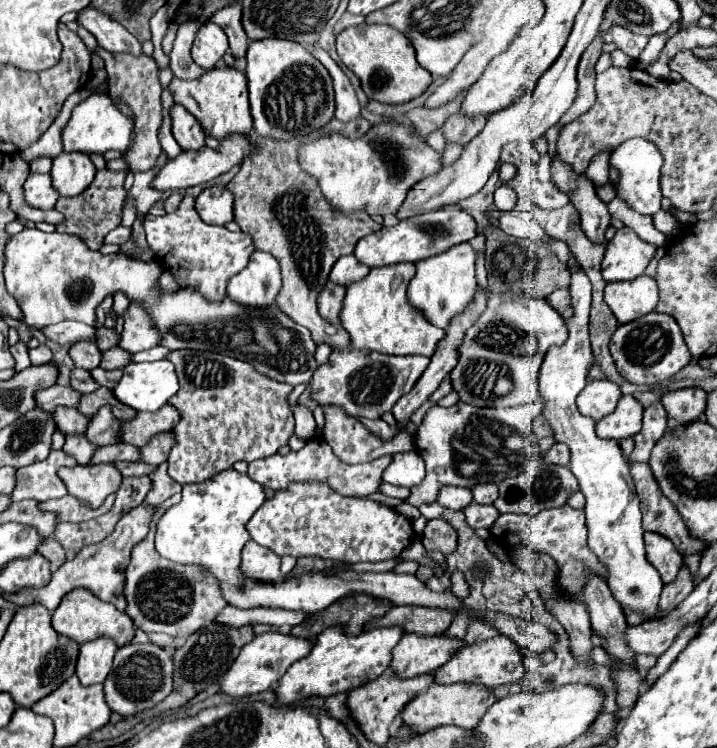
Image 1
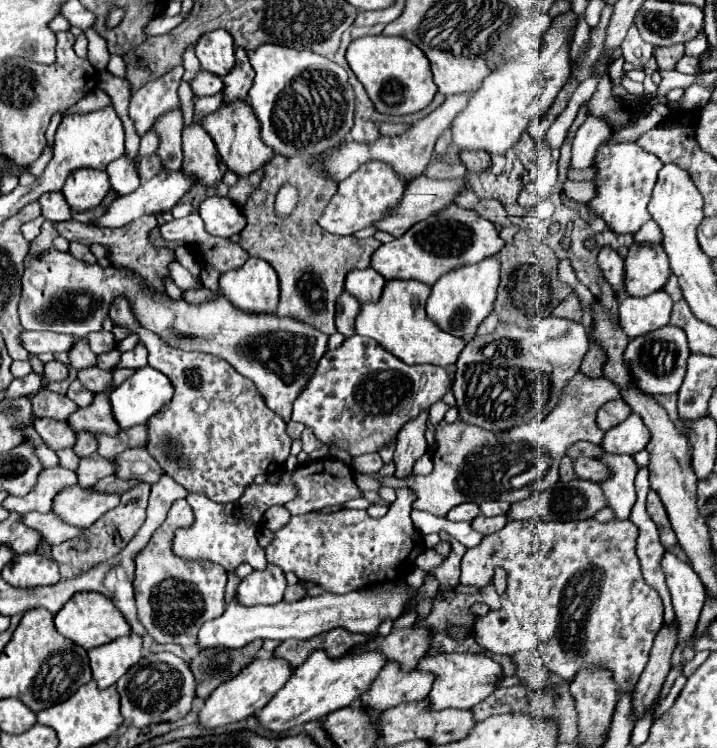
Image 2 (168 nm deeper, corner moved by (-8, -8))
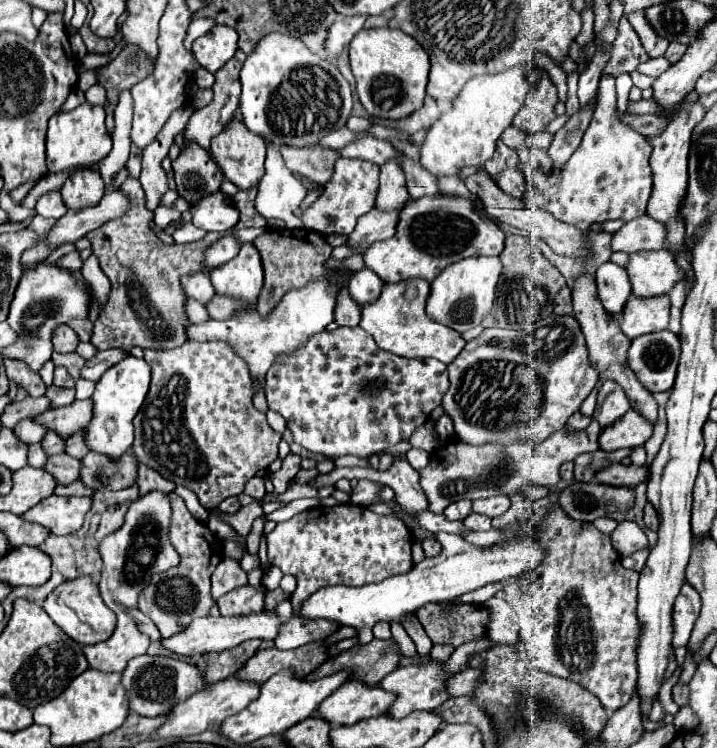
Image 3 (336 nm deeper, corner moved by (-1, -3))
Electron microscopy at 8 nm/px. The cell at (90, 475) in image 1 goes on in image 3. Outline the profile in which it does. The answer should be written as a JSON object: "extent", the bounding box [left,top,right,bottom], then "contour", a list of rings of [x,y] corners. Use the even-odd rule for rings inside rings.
{"extent":[21,495,91,535],"contour":[[[51,495],[31,507],[27,513],[21,515],[23,521],[41,523],[49,529],[51,535],[71,535],[75,533],[85,513],[89,511],[91,497],[57,497]]]}

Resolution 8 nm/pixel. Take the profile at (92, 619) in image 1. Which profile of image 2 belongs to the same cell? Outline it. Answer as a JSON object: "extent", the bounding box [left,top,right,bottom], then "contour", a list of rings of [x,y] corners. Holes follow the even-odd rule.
{"extent":[54,592,132,650],"contour":[[[80,592],[80,594],[72,596],[72,600],[68,600],[64,604],[64,608],[54,616],[54,624],[56,624],[56,630],[64,638],[72,640],[74,644],[78,644],[86,650],[92,650],[94,646],[102,646],[102,644],[112,642],[116,638],[128,636],[128,632],[132,634],[132,628],[124,620],[120,610],[98,592]]]}

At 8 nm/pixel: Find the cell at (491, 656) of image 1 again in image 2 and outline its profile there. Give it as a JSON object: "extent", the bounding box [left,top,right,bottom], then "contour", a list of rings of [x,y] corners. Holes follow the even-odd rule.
{"extent":[418,652,504,710],"contour":[[[484,652],[426,656],[424,660],[420,660],[418,670],[436,674],[434,686],[428,694],[430,702],[432,702],[432,708],[436,708],[436,710],[444,710],[444,708],[468,710],[468,708],[474,708],[484,698],[488,698],[498,688],[498,682],[504,678],[502,676],[502,666],[498,662],[494,662],[490,656],[486,656]]]}

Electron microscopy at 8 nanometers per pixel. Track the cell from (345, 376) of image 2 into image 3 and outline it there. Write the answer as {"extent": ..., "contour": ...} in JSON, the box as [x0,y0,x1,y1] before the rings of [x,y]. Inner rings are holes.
{"extent":[265,325,449,459],"contour":[[[359,325],[357,327],[337,327],[335,331],[321,331],[321,333],[313,335],[313,339],[307,339],[307,343],[297,347],[293,353],[279,355],[273,363],[273,367],[265,375],[267,405],[269,405],[269,409],[283,415],[283,419],[287,421],[287,429],[291,429],[291,433],[293,433],[293,441],[297,445],[305,447],[307,451],[315,453],[315,455],[323,455],[323,457],[331,457],[331,459],[337,459],[337,457],[343,457],[343,455],[371,457],[371,455],[377,455],[377,453],[385,451],[387,447],[391,447],[399,441],[409,439],[415,429],[419,429],[423,423],[429,421],[431,411],[441,405],[441,399],[443,399],[447,389],[449,389],[449,379],[447,379],[447,365],[445,363],[441,363],[437,359],[405,359],[405,357],[397,357],[397,355],[387,353],[387,351],[381,351],[375,345],[373,337],[367,331],[363,331]]]}

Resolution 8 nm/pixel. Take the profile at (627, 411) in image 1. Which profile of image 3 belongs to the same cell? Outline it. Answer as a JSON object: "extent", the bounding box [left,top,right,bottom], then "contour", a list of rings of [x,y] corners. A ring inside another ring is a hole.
{"extent":[599,409,653,451],"contour":[[[629,409],[625,417],[603,429],[599,447],[603,451],[615,451],[623,447],[639,447],[653,435],[653,425],[635,409]]]}

